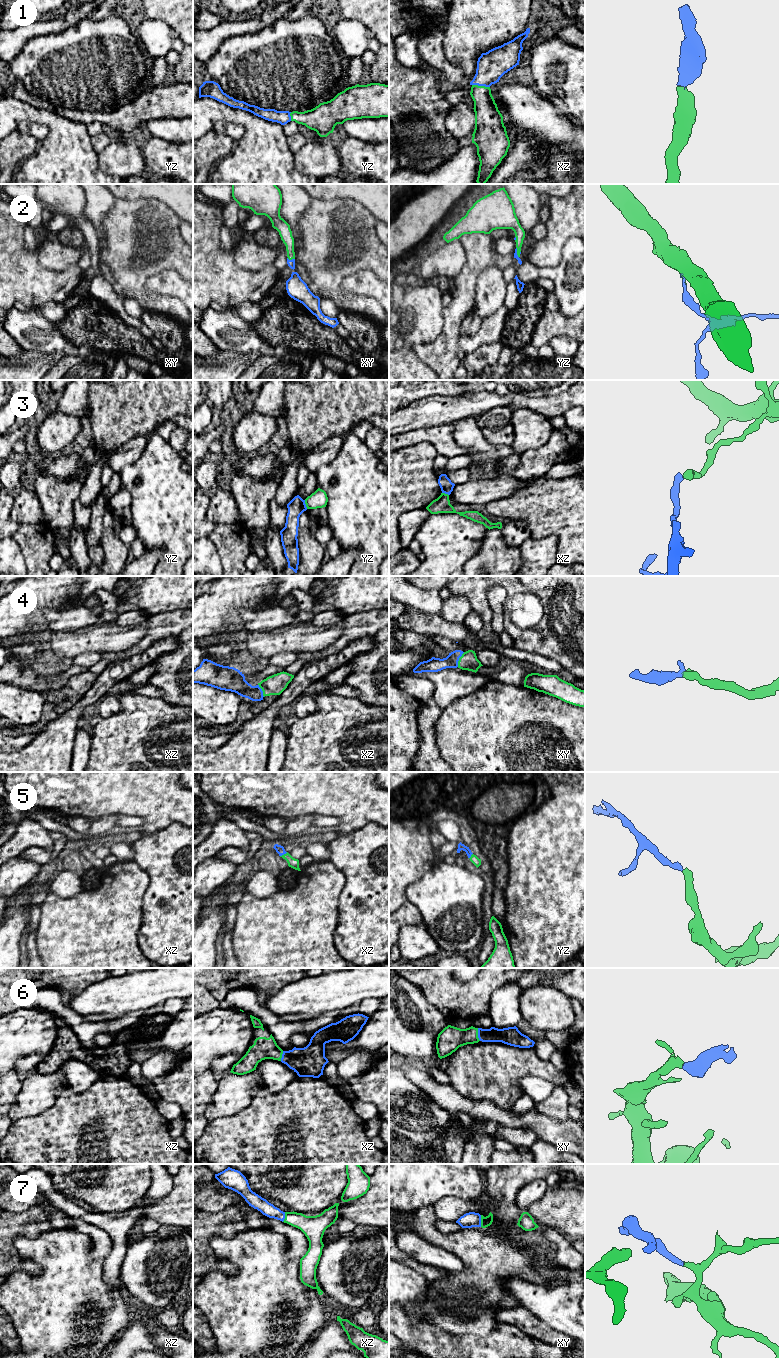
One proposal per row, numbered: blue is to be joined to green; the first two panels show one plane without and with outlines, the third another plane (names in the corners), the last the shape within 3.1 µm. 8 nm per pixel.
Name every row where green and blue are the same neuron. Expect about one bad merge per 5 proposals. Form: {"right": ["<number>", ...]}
{"right": ["1", "2", "4", "5", "6", "7"]}

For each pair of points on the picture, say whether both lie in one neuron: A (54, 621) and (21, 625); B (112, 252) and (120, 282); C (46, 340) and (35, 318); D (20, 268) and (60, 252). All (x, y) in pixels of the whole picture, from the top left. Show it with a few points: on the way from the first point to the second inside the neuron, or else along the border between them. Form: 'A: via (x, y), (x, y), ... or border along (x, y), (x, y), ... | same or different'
A: border along (66, 607), (44, 612), (48, 634) | different
B: via (119, 259), (120, 275) | same
C: via (43, 335), (38, 323) | same
D: border along (37, 250), (41, 265), (61, 269) | different

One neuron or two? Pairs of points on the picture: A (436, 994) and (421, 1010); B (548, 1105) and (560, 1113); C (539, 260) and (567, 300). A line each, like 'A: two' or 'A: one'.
A: two
B: one
C: two

